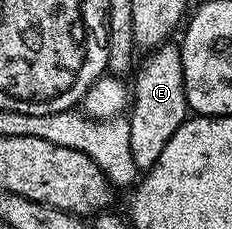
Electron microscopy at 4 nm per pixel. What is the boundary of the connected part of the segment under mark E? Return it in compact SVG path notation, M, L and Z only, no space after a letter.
M163 44L147 53L133 75L132 105L128 110L132 160L139 171L145 172L154 166L164 152L164 144L172 140L172 132L180 128L188 117L188 99L184 88L182 52L177 45Z

